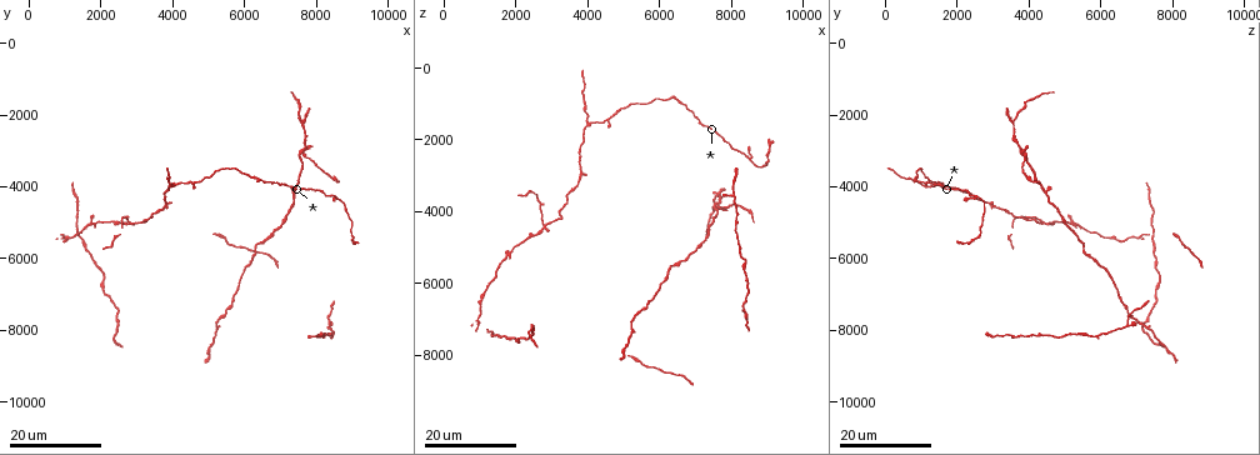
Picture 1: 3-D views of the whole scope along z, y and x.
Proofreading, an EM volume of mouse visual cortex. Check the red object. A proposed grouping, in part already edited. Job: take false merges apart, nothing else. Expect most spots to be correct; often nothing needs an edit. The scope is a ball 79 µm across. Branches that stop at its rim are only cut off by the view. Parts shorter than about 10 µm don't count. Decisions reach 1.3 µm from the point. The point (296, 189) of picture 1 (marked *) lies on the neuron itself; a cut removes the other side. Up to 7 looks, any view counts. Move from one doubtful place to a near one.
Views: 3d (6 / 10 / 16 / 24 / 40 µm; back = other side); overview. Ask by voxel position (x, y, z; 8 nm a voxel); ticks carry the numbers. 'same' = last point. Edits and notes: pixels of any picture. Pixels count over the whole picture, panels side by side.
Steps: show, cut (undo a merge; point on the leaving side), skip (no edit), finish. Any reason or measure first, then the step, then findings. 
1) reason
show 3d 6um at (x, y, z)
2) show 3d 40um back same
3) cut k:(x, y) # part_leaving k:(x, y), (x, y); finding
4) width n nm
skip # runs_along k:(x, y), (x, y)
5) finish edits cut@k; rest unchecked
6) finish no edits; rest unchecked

show 3d 16um at (7500, 3100, 3800)

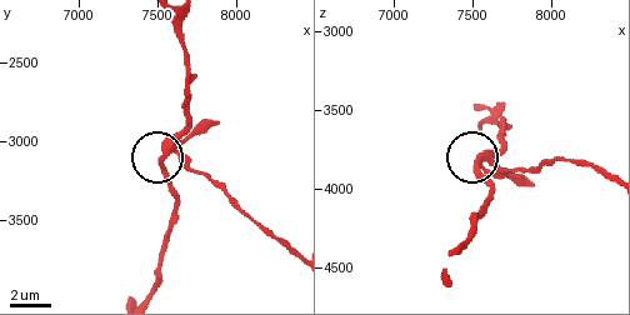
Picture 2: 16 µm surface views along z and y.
show 3d 10um at (7540, 3120, 3840)

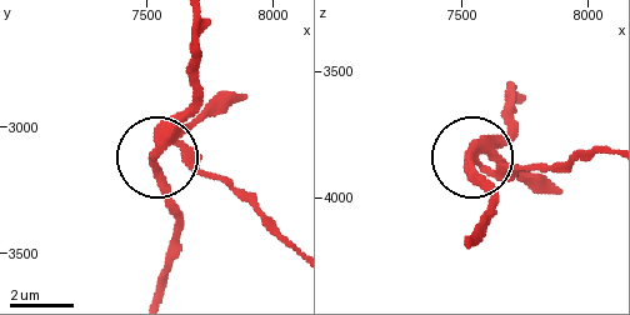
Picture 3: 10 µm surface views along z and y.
skip # one neuron here

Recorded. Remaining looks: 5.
four-way junction
show 3d 16um at (2800, 5000, 4400)

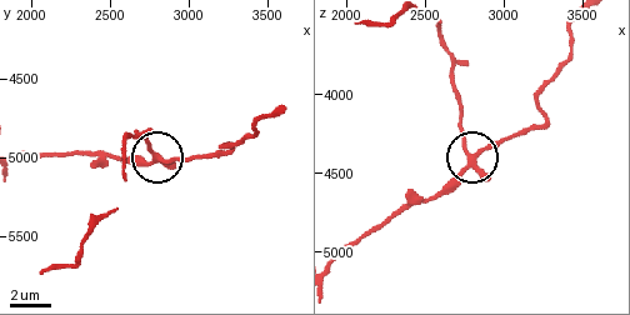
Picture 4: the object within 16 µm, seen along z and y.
show 3d 6um at (2800, 5000, 4400)

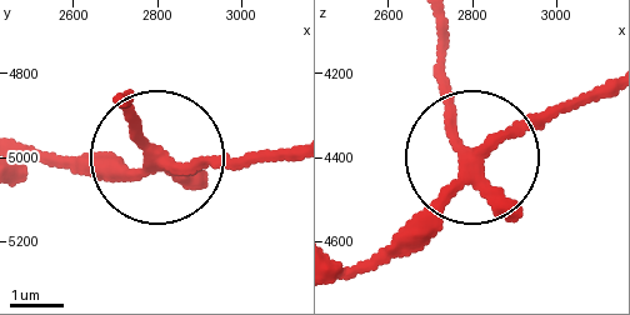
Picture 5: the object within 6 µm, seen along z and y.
side_arm 17 um; arms 4
skip # all the same neuron

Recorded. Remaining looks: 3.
thick turns thin
show 3d 16um at (1900, 5000, 5100)

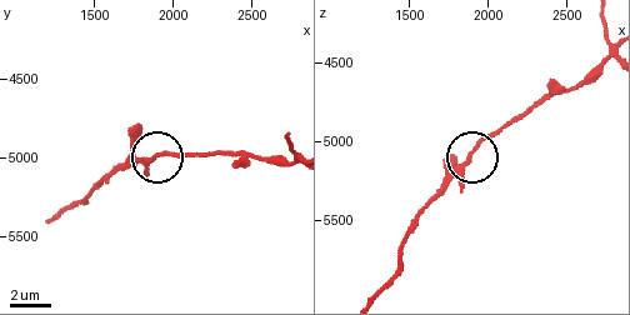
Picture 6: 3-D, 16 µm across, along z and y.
show 3d 6um at (1840, 5000, 5160)

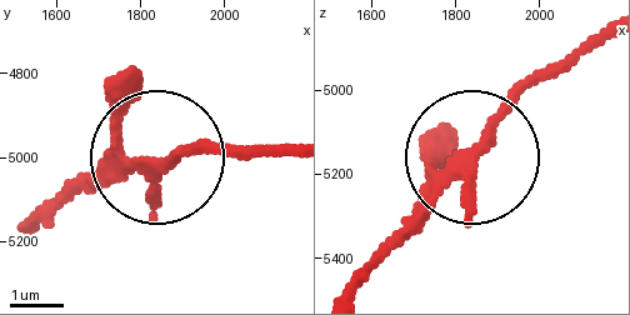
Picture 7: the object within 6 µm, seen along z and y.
arms 3
skip # one neuron here

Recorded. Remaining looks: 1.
finish no edits; rest unchecked

